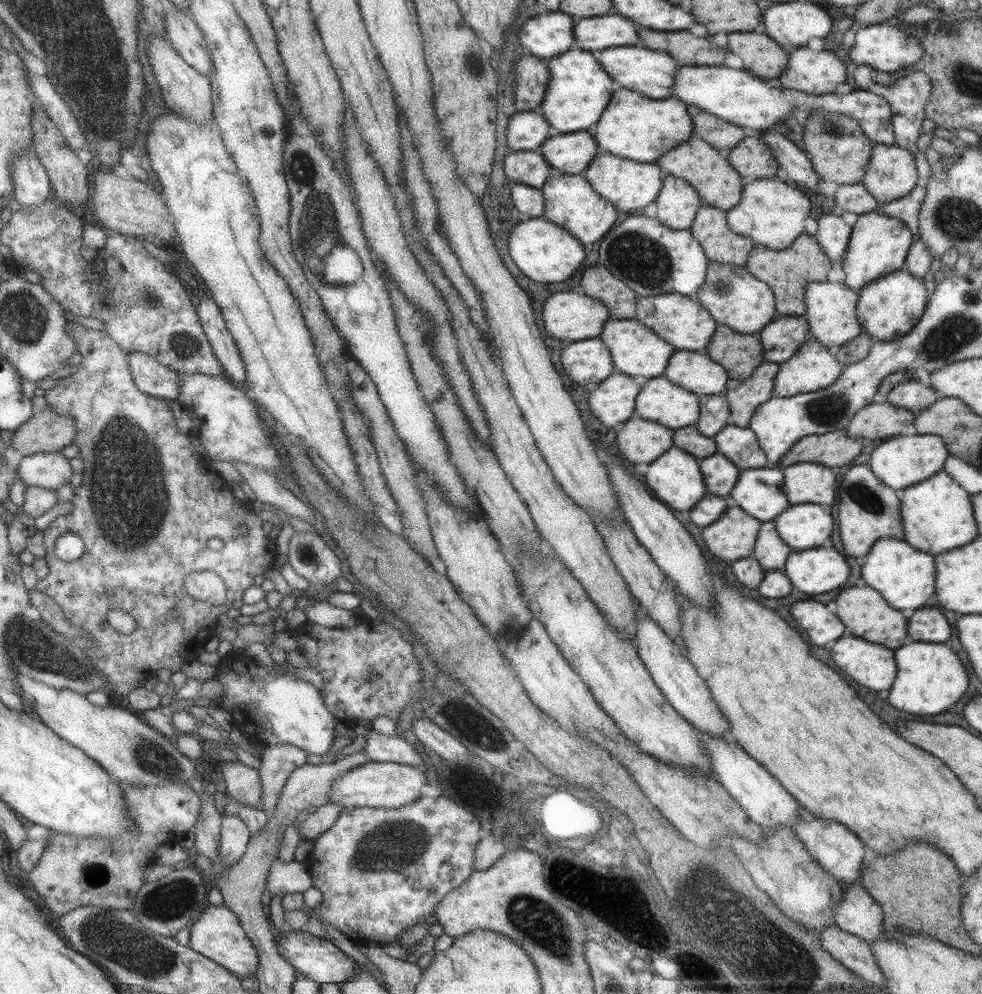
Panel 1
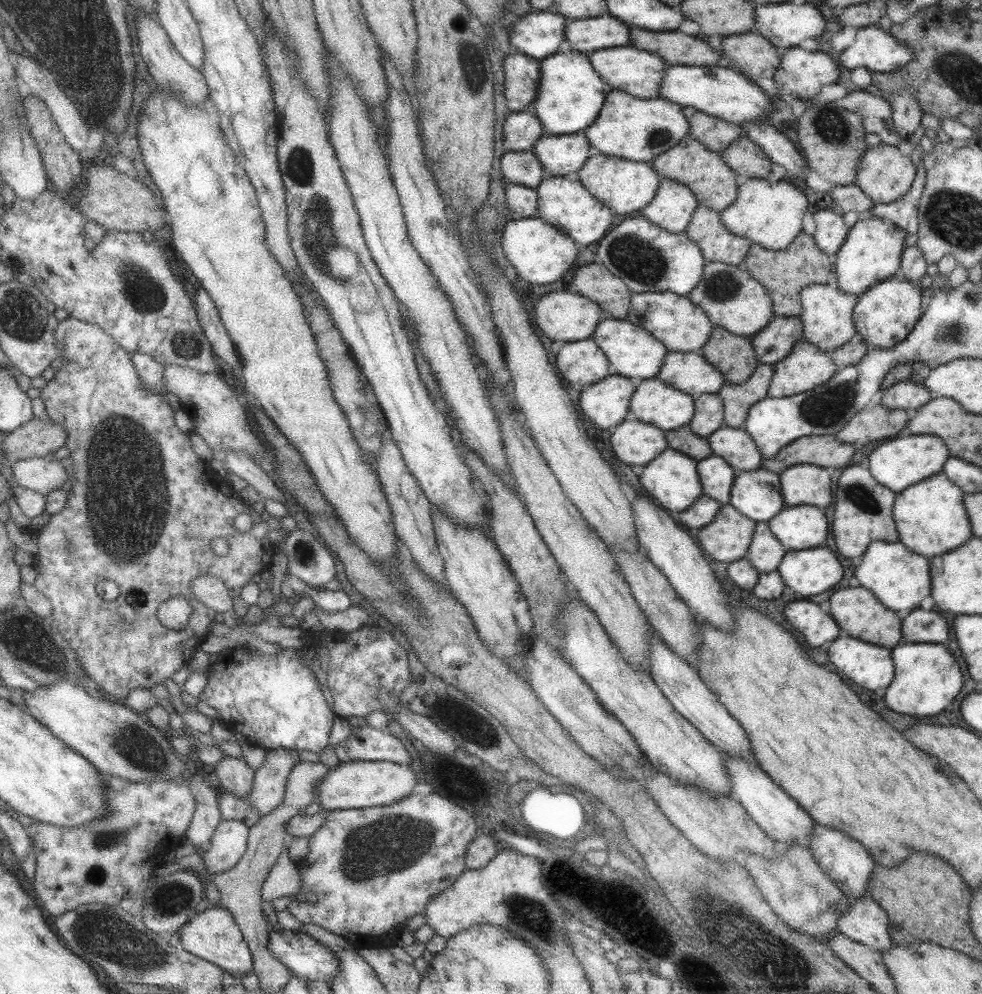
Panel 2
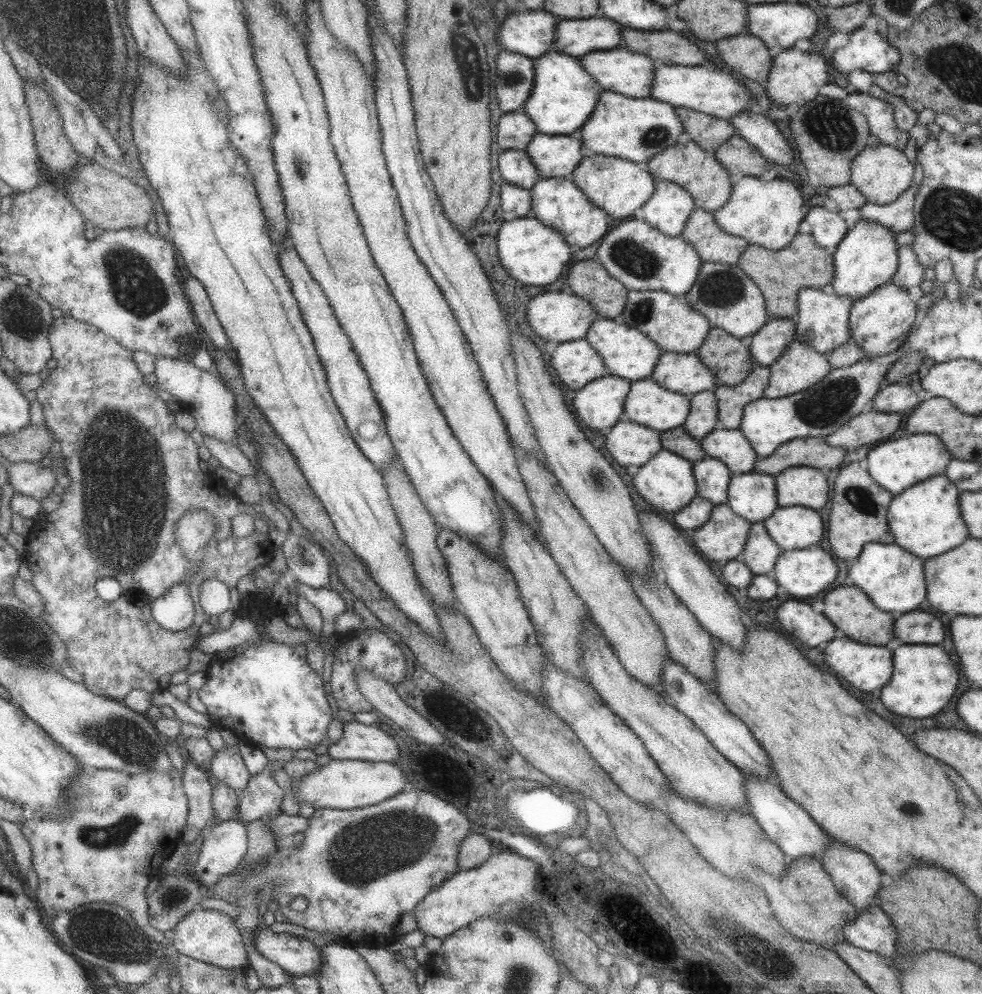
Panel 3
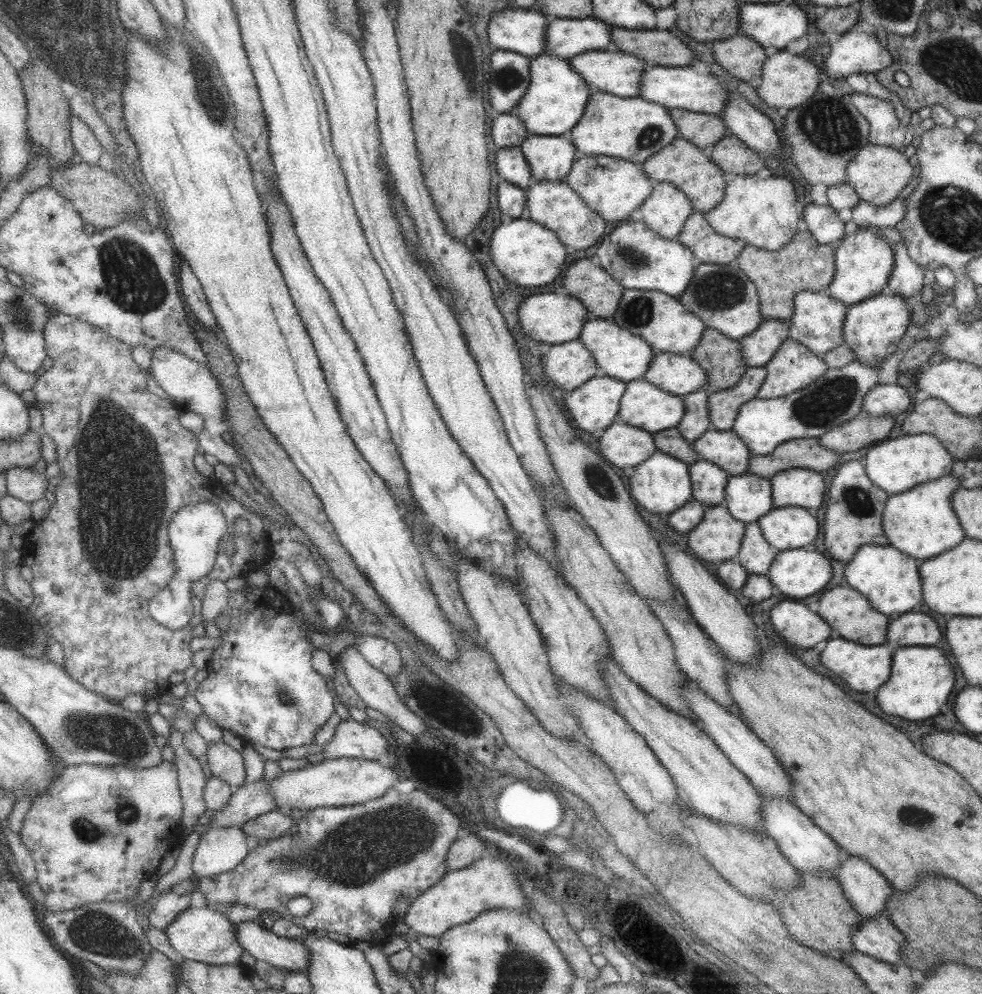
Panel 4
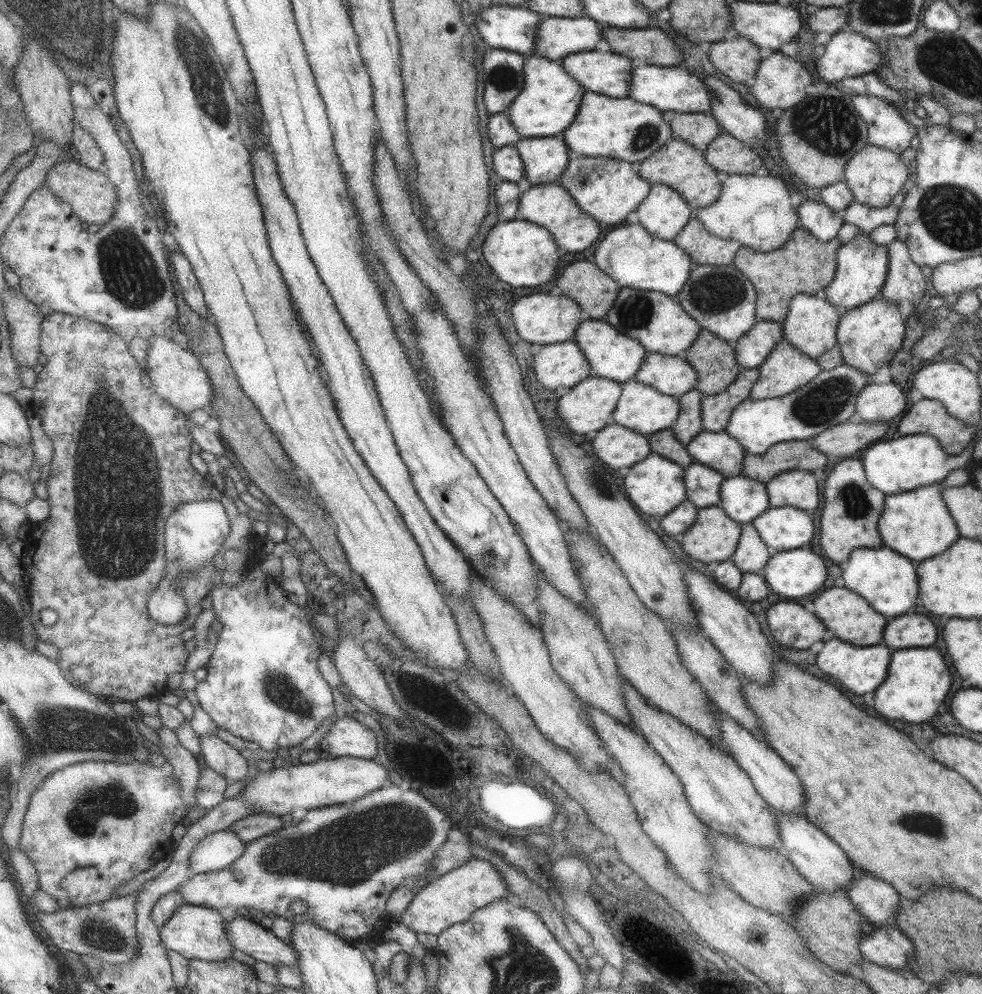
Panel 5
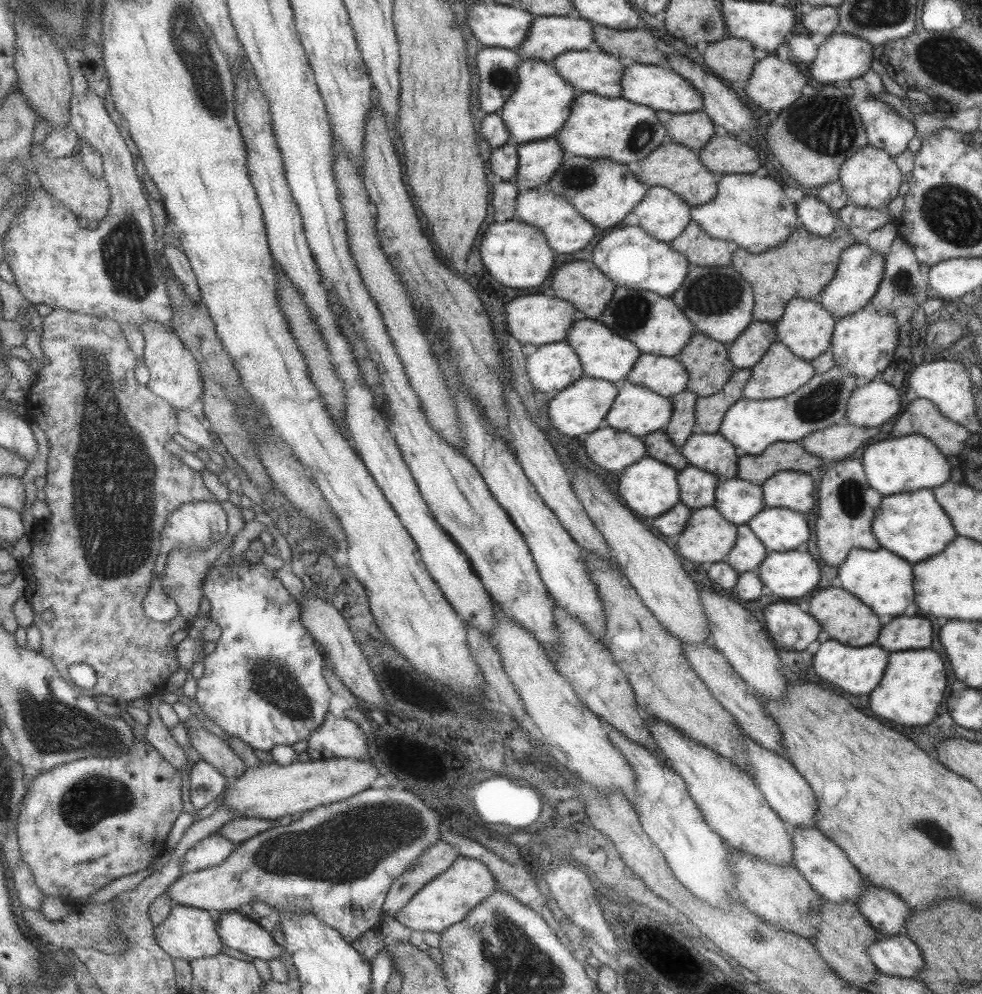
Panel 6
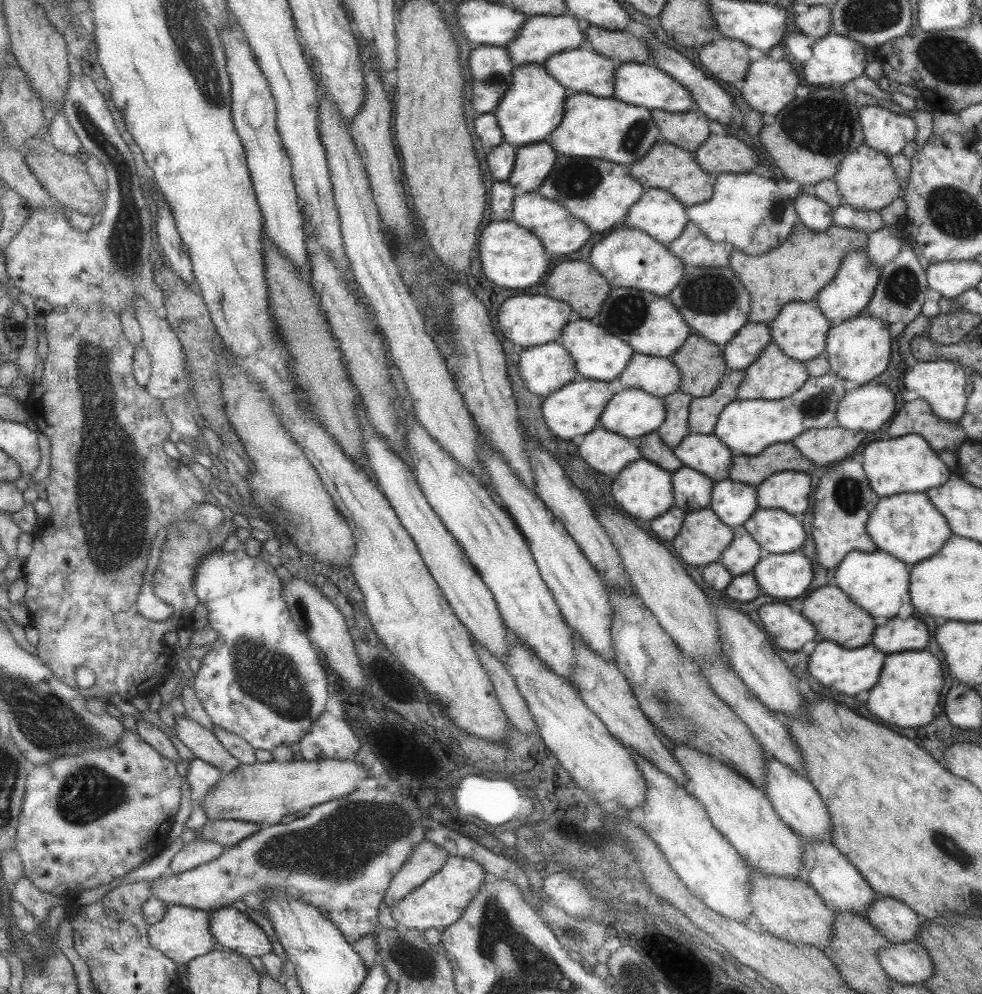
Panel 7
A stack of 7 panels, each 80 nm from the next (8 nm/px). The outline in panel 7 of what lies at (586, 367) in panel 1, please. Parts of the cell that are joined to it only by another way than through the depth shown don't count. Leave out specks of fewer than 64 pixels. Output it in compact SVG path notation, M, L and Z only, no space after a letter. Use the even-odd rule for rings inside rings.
M558 340L523 350L517 372L527 390L543 398L579 377L571 357Z

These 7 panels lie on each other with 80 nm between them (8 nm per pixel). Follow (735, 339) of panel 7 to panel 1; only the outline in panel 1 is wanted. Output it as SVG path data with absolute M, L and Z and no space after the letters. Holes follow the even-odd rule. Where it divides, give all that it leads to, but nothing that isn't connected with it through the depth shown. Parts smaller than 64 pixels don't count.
M777 315L757 333L764 360L773 363L791 358L807 336L804 315Z

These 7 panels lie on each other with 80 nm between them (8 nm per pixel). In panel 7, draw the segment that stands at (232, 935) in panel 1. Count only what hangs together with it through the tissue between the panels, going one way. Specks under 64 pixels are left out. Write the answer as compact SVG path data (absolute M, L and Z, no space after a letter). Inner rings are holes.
M181 904L169 905L167 914L149 928L151 944L172 958L179 967L187 966L195 957L206 955L215 950L215 937L211 932L211 912L191 908Z

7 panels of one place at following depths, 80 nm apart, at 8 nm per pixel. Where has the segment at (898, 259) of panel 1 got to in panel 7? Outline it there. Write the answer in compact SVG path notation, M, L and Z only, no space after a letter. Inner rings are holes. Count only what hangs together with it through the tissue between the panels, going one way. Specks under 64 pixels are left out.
M865 250L848 252L843 257L834 278L824 288L819 289L816 294L814 300L816 307L823 313L831 326L855 318L864 312L868 305L875 286L879 282L879 274L881 274L881 268L877 268L869 262L869 257Z

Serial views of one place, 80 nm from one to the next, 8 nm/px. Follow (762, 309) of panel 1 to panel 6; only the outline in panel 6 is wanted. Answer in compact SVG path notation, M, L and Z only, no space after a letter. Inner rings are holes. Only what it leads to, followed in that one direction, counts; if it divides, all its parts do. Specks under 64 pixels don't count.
M689 263L685 280L673 292L671 300L691 321L695 333L703 333L717 342L730 344L752 321L754 298L751 287L730 265L702 267Z

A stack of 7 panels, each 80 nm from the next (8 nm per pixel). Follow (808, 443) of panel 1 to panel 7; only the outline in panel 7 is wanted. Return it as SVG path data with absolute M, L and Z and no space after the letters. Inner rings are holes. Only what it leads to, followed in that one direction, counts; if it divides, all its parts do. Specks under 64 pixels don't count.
M790 442L773 443L755 456L733 456L728 478L756 487L770 474L779 471L803 471L805 473L811 464L813 462L804 458Z

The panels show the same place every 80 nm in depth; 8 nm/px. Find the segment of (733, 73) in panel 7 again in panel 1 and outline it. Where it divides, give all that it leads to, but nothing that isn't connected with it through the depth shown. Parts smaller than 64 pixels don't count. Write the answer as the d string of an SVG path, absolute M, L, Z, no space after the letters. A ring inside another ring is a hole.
M730 32L726 36L726 50L738 55L743 69L751 74L763 79L777 78L786 67L788 53L765 33Z

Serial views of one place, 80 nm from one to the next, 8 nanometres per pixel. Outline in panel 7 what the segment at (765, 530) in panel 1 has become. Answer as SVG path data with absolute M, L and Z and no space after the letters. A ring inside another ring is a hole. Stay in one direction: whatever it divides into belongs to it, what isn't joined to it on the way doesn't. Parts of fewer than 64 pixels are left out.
M743 526L734 527L732 531L731 542L723 549L718 562L733 576L752 572L759 560L760 546Z

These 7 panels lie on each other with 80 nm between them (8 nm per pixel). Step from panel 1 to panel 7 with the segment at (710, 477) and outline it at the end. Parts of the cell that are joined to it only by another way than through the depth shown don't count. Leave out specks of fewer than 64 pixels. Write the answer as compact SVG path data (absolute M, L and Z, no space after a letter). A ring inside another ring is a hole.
M687 466L679 467L671 475L673 505L685 513L708 506L714 481Z

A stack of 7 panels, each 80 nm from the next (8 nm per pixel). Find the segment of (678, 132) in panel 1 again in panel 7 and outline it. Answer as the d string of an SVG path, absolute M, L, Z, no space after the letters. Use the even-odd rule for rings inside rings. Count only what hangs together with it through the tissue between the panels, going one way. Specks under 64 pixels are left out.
M587 93L567 94L563 103L562 119L549 133L546 142L555 153L564 156L583 156L591 159L609 160L611 163L629 165L645 157L656 142L661 140L659 129L655 126L648 108L625 104L611 97L599 97Z

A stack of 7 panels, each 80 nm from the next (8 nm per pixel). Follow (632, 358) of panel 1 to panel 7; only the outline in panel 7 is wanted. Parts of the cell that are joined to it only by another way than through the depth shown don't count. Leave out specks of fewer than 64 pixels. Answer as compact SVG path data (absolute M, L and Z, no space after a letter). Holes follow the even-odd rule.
M574 317L573 320L563 325L557 340L567 351L579 377L583 379L615 384L617 375L626 367L631 355L635 354L624 340L606 332L602 326L593 324L590 319Z

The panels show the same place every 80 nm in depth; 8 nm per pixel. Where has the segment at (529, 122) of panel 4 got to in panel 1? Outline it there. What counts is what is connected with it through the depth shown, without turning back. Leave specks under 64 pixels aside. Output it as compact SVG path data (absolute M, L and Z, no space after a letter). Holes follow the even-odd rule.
M577 48L567 49L561 56L555 56L555 60L545 60L545 65L548 68L548 81L537 111L542 113L553 133L587 131L593 128L611 98L612 78L597 64L591 51L585 52Z

